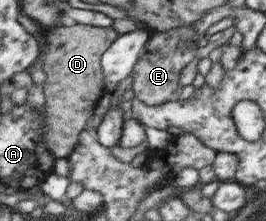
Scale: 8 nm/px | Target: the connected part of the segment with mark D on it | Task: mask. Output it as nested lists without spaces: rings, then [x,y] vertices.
[[[75,24],[73,26],[58,25],[46,37],[48,50],[43,55],[42,69],[47,78],[44,81],[46,93],[47,132],[45,141],[49,141],[49,149],[57,158],[69,158],[76,150],[87,121],[93,117],[97,101],[108,93],[106,89],[106,75],[102,67],[102,55],[115,43],[121,35],[113,27],[95,27],[92,25]]]

